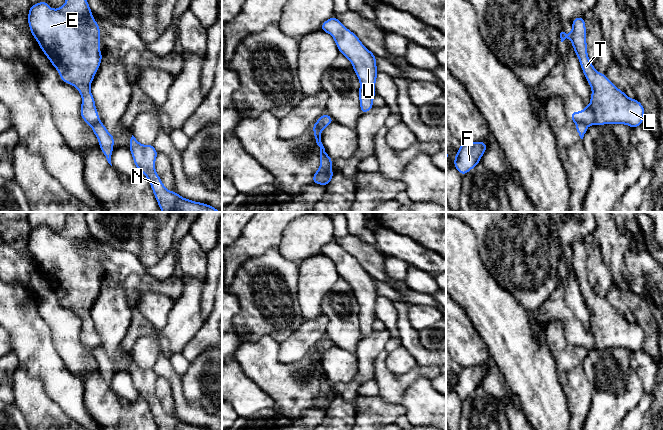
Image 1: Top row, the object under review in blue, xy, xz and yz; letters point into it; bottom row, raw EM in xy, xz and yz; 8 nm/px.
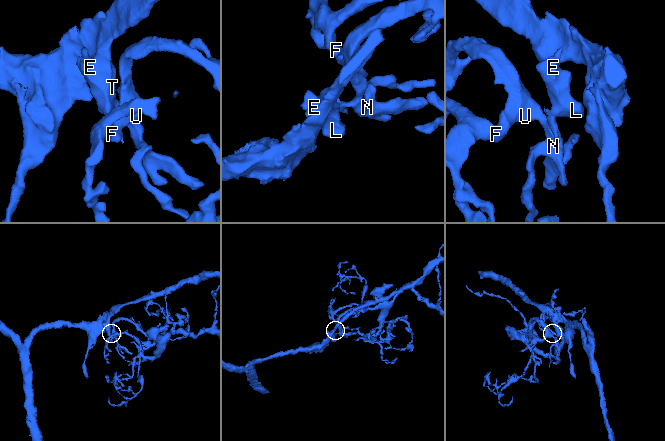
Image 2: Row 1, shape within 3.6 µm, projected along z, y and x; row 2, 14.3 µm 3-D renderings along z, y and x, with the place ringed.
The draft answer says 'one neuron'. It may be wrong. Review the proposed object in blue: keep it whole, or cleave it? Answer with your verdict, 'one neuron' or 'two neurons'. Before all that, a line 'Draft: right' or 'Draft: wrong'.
Draft: wrong
two neurons

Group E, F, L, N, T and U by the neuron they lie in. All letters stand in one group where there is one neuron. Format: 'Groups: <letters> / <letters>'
Groups: E L T / F N U

